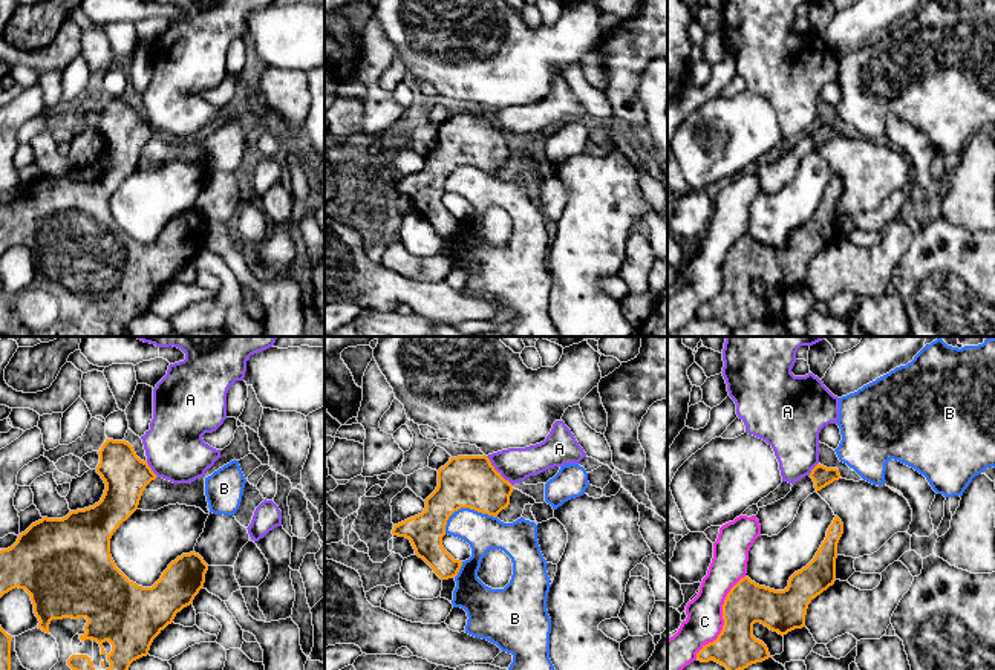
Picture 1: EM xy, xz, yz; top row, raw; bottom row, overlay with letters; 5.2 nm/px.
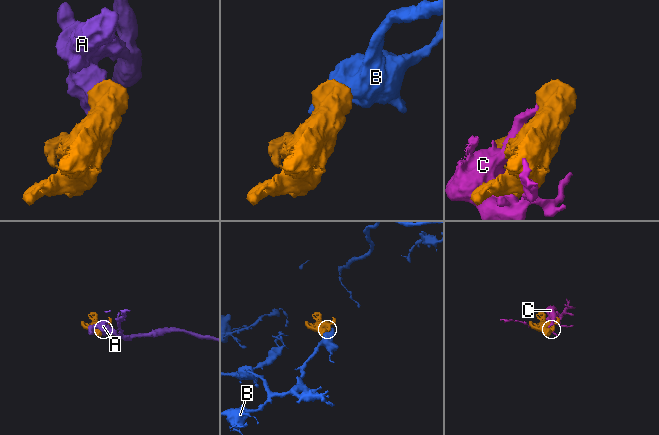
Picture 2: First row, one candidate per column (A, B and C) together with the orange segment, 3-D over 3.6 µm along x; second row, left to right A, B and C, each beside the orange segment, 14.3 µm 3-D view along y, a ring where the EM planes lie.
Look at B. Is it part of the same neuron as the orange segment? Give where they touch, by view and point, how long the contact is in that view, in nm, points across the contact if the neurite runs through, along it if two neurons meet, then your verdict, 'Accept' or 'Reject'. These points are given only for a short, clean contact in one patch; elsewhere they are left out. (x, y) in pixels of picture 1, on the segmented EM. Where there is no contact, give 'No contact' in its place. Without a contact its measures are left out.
Touches orange at xz (464, 507). Shared border 300 nm. Reject

